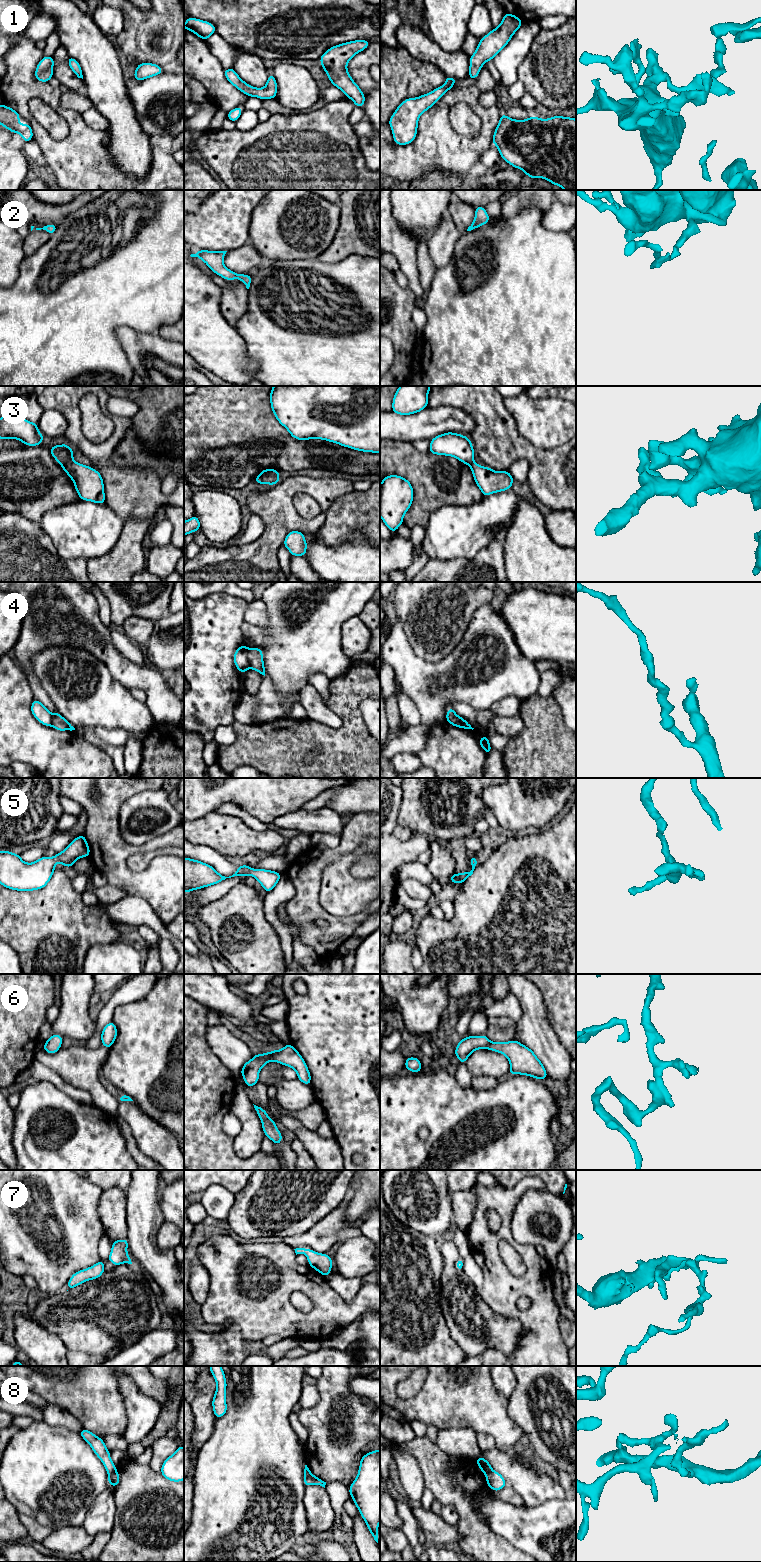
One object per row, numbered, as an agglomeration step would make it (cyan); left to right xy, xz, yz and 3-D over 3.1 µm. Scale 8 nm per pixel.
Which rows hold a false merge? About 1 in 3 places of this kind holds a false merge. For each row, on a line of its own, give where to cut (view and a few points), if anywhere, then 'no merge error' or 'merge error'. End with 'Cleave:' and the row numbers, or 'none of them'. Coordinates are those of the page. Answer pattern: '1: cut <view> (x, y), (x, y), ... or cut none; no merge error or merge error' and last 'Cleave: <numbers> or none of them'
1: cut none; no merge error
2: cut none; no merge error
3: cut xz (277, 471), (257, 477); merge error
4: cut xz (246, 648), (249, 667); merge error
5: cut none; no merge error
6: cut none; no merge error
7: cut none; no merge error
8: cut xy (116, 1470), (108, 1474); merge error
Cleave: 3, 4, 8

